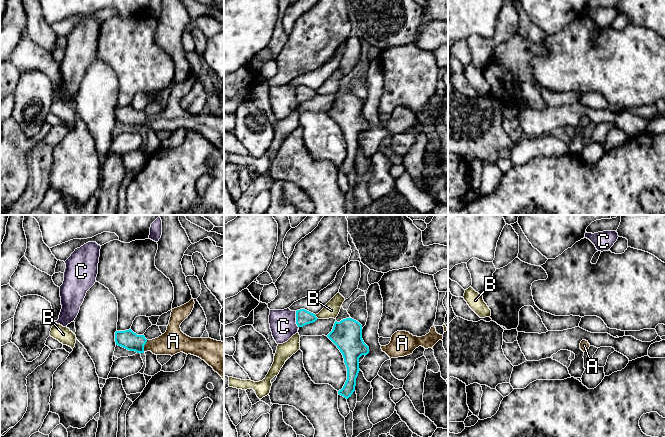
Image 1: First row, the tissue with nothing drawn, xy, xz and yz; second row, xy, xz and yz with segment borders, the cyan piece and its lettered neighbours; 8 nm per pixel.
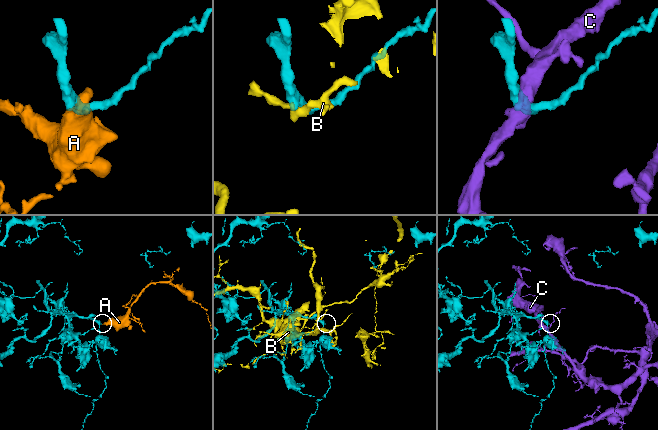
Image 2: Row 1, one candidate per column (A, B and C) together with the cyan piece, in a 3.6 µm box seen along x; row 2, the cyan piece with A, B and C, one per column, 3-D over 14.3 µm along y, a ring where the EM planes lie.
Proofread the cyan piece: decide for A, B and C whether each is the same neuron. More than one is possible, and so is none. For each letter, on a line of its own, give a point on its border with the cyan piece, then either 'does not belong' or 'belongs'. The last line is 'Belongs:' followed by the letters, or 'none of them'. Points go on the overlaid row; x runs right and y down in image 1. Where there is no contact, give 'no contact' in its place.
A: contact xy (143, 346); belongs
B: contact xz (316, 317); does not belong
C: contact xz (296, 319); does not belong
Belongs: A

